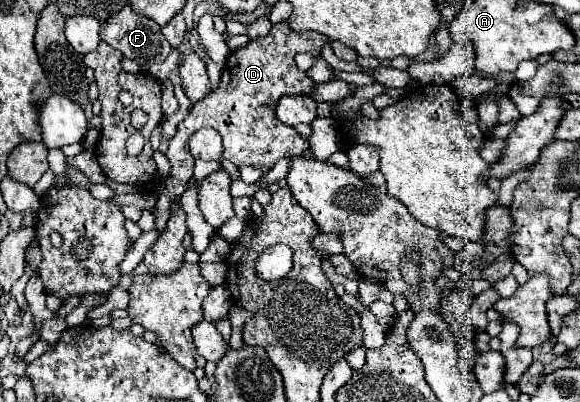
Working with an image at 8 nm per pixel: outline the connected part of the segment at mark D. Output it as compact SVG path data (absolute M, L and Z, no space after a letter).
M284 21L272 25L266 37L258 37L250 41L246 47L240 47L228 57L226 67L222 69L220 87L214 89L206 101L196 103L186 119L178 125L174 139L170 139L168 159L172 163L172 177L164 181L166 197L156 199L156 229L164 229L170 217L170 203L178 199L192 177L194 157L188 149L188 139L202 127L214 127L222 135L224 157L232 161L236 167L252 165L262 173L268 173L280 157L302 155L308 149L308 141L296 133L294 127L284 125L276 117L276 105L286 95L310 95L316 89L316 83L308 73L296 67L296 53L306 51L314 57L322 55L322 47L332 45L326 35L318 33L296 33Z

